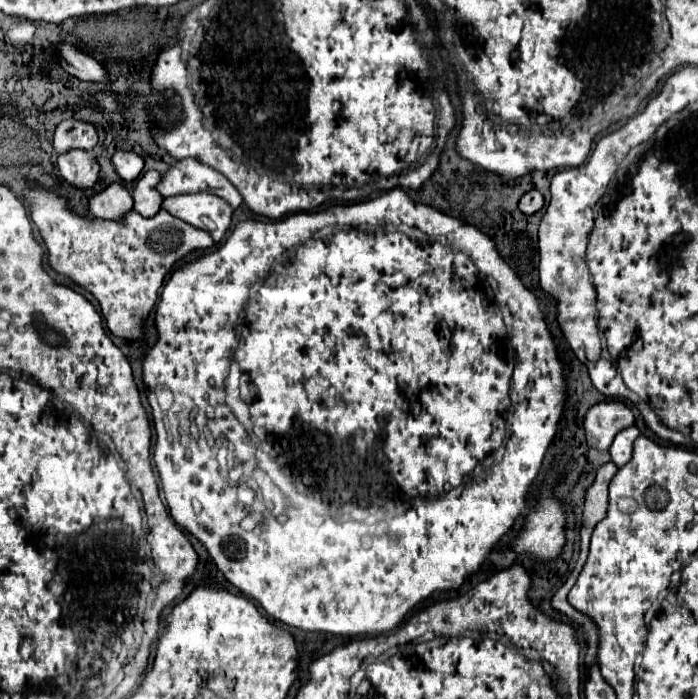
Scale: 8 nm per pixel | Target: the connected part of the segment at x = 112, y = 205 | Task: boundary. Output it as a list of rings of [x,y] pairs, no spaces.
[[[110,183],[104,191],[90,197],[88,209],[98,219],[118,221],[132,209],[132,195],[124,185]]]

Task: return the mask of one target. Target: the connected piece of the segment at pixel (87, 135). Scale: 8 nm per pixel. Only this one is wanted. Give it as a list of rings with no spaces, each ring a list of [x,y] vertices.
[[[66,119],[58,123],[54,133],[54,149],[64,153],[68,149],[86,149],[90,151],[98,143],[98,131],[92,123],[80,119]]]

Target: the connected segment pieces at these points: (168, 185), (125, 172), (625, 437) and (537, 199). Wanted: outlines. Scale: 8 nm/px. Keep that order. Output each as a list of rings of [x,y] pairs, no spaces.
[[[182,159],[170,171],[166,171],[158,183],[162,197],[172,197],[180,193],[212,193],[228,201],[234,209],[244,203],[242,195],[228,183],[228,179],[208,165],[196,159]]]
[[[116,151],[112,163],[124,181],[134,181],[144,167],[144,159],[136,151]]]
[[[632,425],[626,431],[620,431],[616,435],[616,439],[614,439],[612,447],[610,447],[610,455],[612,455],[612,461],[618,467],[626,465],[632,459],[632,445],[634,445],[634,441],[636,441],[638,435],[640,435],[640,431],[638,431],[636,425]]]
[[[532,189],[532,191],[528,191],[526,195],[522,195],[522,199],[520,199],[520,211],[522,213],[526,213],[526,215],[532,215],[532,213],[536,213],[536,211],[540,211],[542,209],[542,205],[544,205],[544,197],[542,197],[542,193],[540,191],[536,191],[536,189]]]

